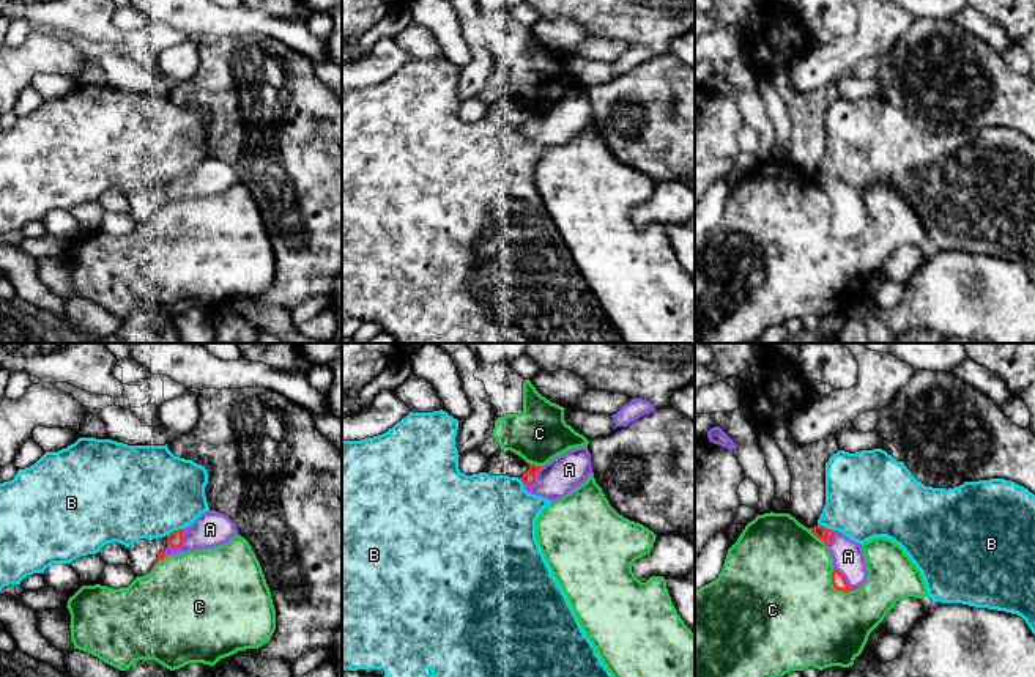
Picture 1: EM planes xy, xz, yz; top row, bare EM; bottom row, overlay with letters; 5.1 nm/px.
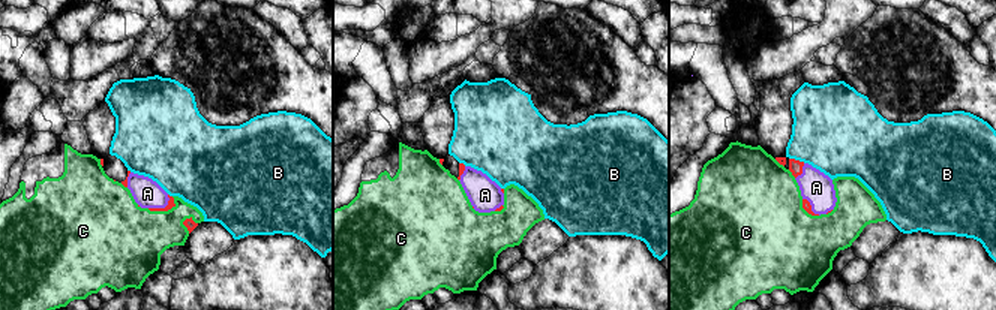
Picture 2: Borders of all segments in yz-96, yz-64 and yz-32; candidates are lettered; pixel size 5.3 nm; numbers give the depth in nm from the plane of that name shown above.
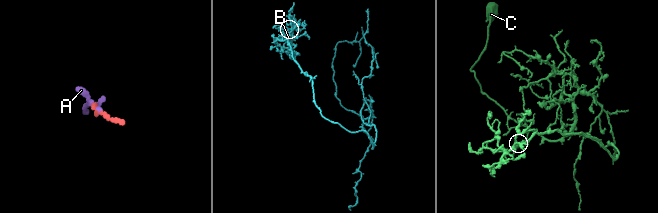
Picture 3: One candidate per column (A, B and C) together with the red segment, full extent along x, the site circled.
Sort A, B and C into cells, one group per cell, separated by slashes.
A / B / C

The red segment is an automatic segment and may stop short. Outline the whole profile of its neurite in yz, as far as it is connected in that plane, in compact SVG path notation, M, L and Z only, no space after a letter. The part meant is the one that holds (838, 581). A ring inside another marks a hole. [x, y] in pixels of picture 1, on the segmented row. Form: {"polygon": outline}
{"polygon": "M819 524L810 527L810 531L825 543L833 559L833 587L843 592L862 587L868 576L862 545L840 531L832 531Z"}

